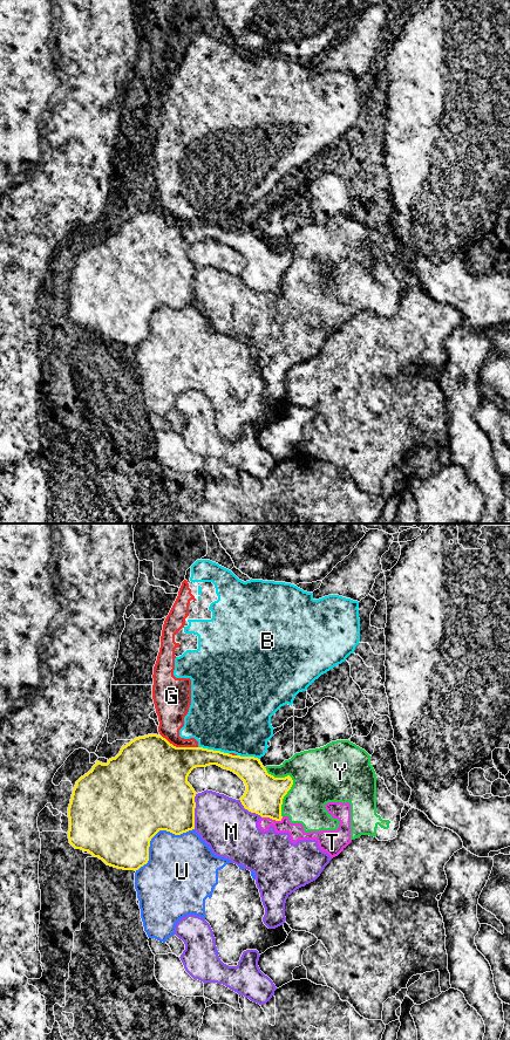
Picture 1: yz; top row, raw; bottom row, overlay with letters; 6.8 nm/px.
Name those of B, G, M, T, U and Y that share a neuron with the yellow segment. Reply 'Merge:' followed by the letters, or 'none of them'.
Merge: none of them

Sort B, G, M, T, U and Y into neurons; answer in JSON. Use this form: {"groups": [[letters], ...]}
{"groups": [["B", "G"], ["M", "T", "Y"], ["U"]]}

